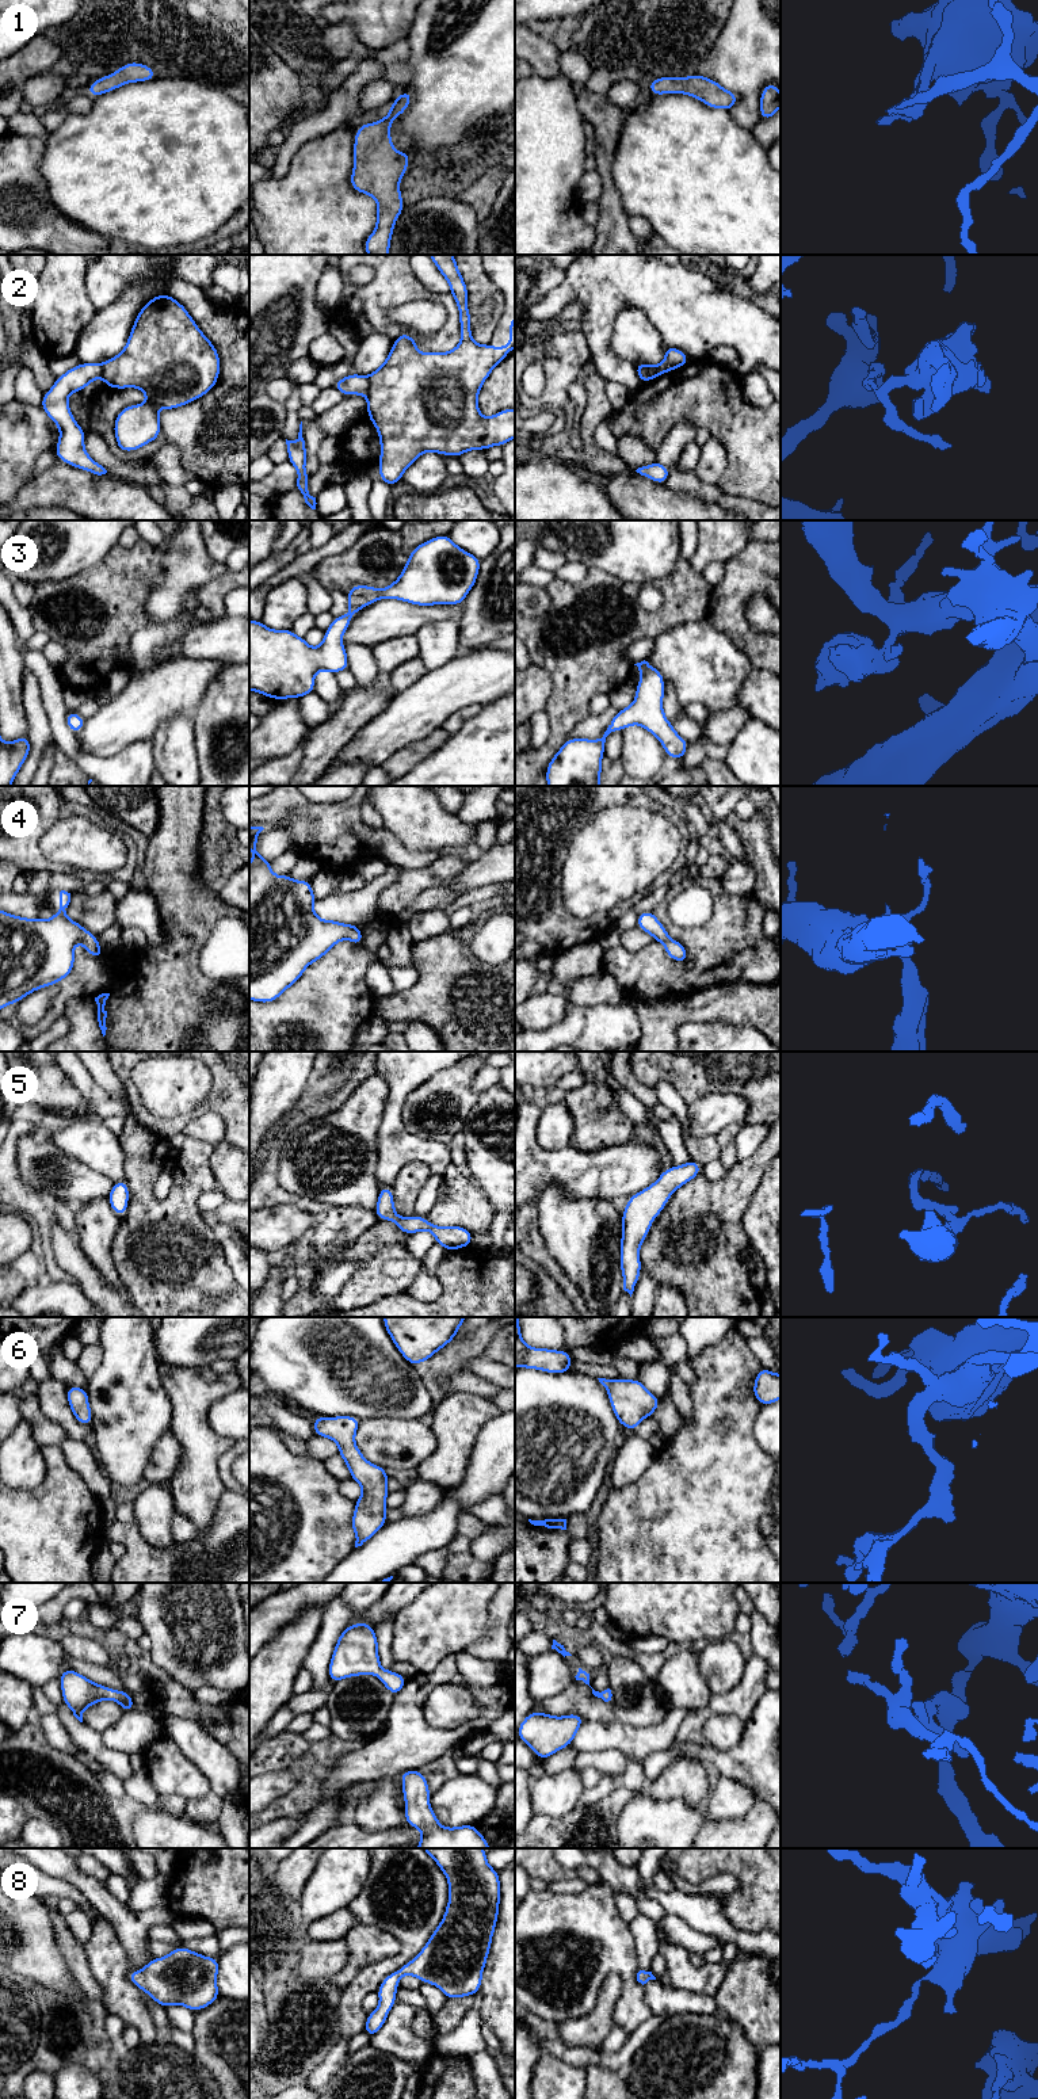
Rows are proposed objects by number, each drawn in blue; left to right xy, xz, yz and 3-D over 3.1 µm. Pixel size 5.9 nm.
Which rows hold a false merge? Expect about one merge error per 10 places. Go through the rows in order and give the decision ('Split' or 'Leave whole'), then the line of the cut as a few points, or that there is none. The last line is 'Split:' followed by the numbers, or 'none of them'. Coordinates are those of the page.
1: Leave whole. No split
2: Split. Split along yz (641, 369), (648, 367), (656, 376)
3: Leave whole. No split
4: Leave whole. No split
5: Leave whole. No split
6: Leave whole. No split
7: Leave whole. No split
8: Leave whole. No split
Split: 2

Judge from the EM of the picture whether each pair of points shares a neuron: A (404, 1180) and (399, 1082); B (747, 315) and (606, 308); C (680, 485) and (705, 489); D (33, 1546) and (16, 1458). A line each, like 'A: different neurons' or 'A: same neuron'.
A: different neurons
B: same neuron
C: same neuron
D: different neurons

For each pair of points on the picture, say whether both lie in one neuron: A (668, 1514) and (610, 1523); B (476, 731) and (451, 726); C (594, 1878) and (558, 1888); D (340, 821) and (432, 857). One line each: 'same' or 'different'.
A: same
B: different
C: different
D: same

